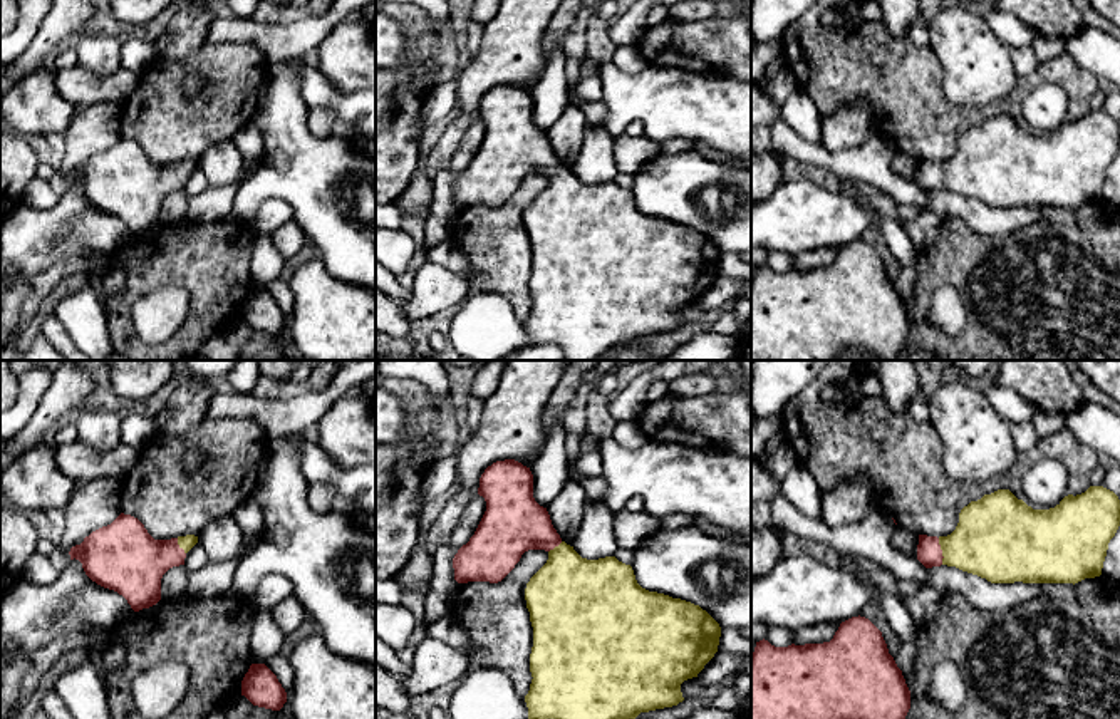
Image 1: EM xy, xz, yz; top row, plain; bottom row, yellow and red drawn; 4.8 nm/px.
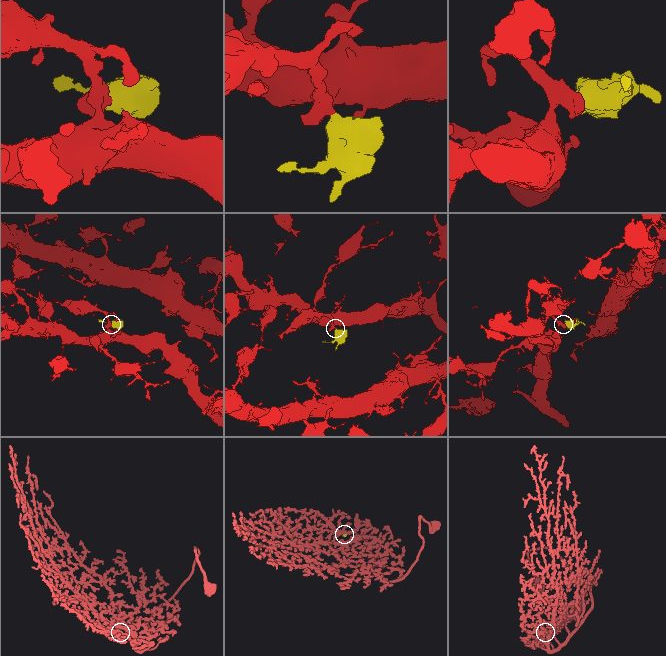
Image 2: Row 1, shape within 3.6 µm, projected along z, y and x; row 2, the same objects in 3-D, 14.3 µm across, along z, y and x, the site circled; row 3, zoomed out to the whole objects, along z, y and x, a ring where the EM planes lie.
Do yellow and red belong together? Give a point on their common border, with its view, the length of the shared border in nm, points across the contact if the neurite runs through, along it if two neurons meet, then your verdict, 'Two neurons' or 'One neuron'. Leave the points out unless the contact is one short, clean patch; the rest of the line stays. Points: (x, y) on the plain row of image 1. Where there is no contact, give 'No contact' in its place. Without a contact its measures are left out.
Touches yellow at yz (943, 176). Shared border 130 nm. Path across: yz (993, 163), (943, 176), (929, 178). One neuron

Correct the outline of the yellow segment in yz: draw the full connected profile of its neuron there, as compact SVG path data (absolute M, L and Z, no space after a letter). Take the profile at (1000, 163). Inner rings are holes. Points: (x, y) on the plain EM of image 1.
M1103 112L1065 121L1055 132L1033 134L1009 114L971 126L947 161L919 159L917 184L926 191L956 191L991 208L1078 208L1102 199L1108 168L1120 151L1120 124Z

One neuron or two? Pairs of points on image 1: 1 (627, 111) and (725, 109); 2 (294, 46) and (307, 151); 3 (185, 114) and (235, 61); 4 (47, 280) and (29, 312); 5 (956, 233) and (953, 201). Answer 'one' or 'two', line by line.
1: one
2: two
3: one
4: one
5: two

